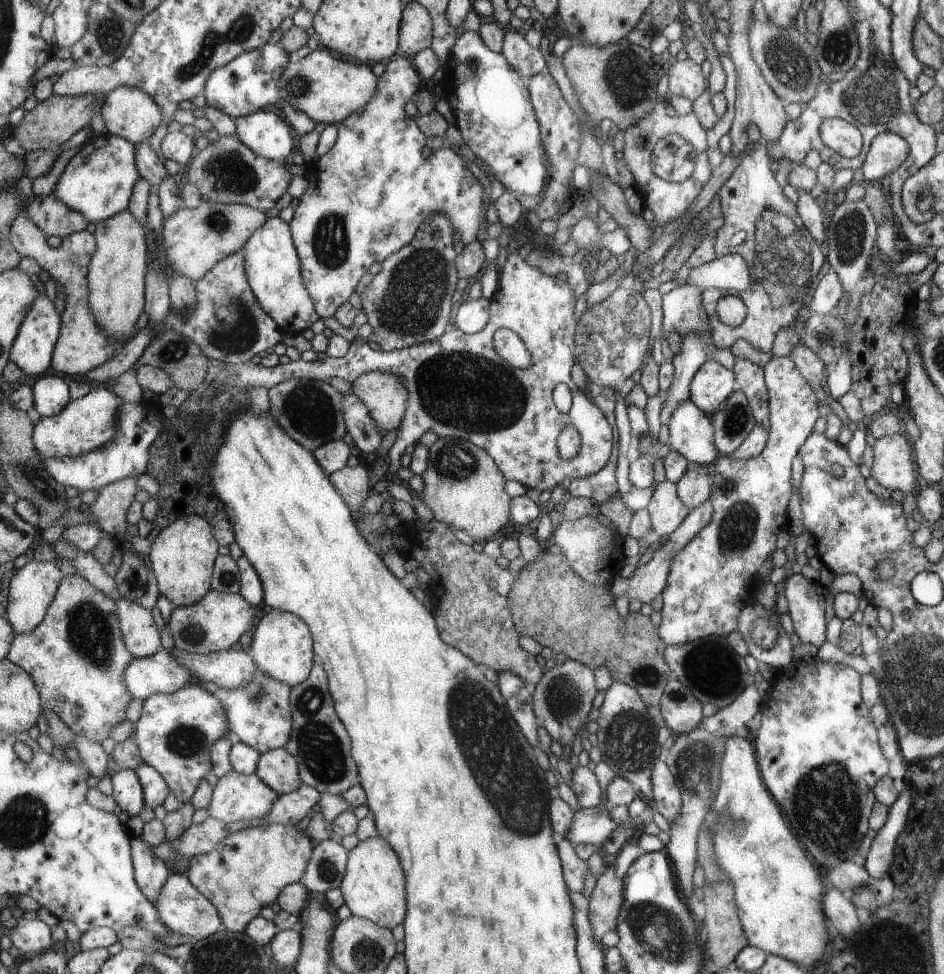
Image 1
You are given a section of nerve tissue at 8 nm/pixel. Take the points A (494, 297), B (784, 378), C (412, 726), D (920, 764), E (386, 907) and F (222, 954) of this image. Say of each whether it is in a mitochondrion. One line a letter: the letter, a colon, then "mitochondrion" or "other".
A: other
B: other
C: other
D: other
E: other
F: mitochondrion

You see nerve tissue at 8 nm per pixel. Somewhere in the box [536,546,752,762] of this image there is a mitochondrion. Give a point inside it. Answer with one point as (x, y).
(714, 671)

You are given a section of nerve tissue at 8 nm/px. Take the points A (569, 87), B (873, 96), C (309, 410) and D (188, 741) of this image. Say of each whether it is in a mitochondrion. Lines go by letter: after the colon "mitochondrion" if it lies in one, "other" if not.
A: other
B: mitochondrion
C: mitochondrion
D: mitochondrion

